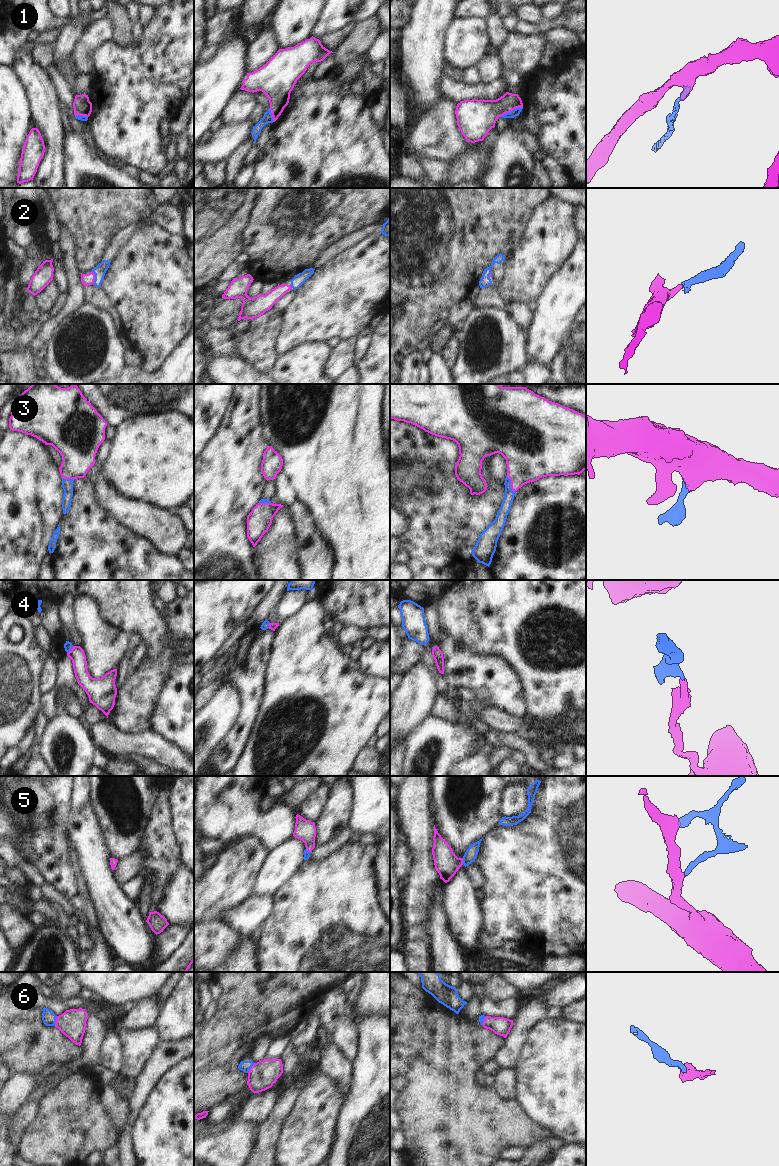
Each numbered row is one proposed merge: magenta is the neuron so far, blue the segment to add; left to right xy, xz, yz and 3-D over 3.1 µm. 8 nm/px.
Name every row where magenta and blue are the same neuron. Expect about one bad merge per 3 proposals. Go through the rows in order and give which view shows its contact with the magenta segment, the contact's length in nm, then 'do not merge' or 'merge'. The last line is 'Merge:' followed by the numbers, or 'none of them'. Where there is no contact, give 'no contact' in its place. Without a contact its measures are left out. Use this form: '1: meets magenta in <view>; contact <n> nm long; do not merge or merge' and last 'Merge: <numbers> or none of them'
1: meets magenta in yz; contact 200 nm long; merge
2: meets magenta in xy; contact 110 nm long; merge
3: meets magenta in yz; contact 140 nm long; merge
4: meets magenta in xy; contact 80 nm long; merge
5: meets magenta in yz; contact 50 nm long; merge
6: meets magenta in xy; contact 80 nm long; merge
Merge: 1, 2, 3, 4, 5, 6

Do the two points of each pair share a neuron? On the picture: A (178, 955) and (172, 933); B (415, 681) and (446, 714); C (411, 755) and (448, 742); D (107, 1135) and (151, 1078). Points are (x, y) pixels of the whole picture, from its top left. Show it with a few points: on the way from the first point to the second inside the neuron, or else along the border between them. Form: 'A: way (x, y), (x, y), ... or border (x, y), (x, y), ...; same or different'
A: border (183, 939), (163, 961); different
B: border (438, 695), (428, 715); different
C: way (420, 747), (431, 737), (439, 739); same
D: border (120, 1131), (115, 1144); different

